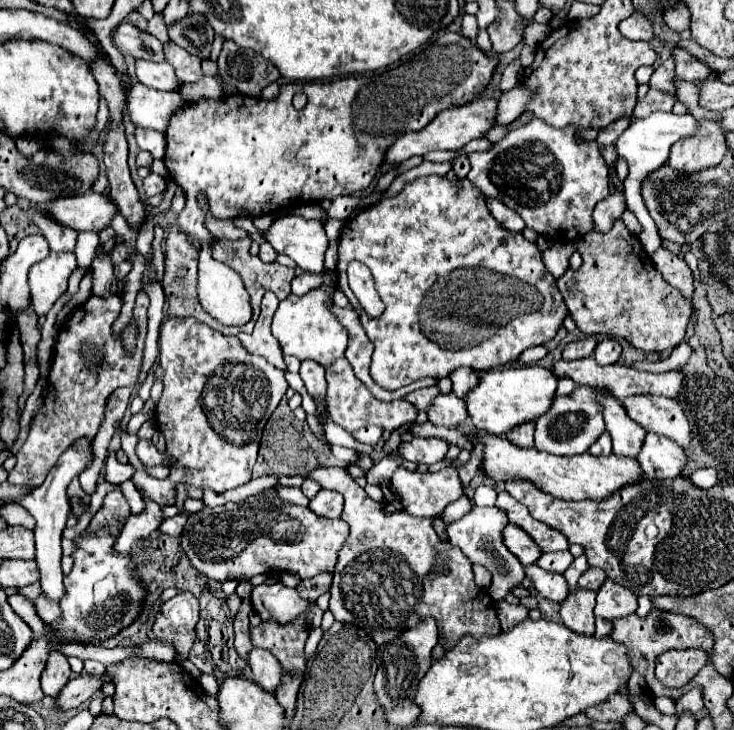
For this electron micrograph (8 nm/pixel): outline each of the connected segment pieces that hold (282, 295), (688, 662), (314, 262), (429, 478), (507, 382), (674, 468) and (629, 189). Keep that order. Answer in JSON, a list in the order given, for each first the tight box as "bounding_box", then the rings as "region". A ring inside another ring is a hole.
[{"bounding_box":[212,237,294,317],"region":[[[244,237],[244,239],[238,239],[238,241],[228,241],[228,239],[216,239],[212,241],[212,257],[222,261],[222,263],[228,263],[234,271],[240,273],[244,285],[246,285],[246,291],[250,293],[250,299],[252,299],[252,307],[256,307],[258,311],[254,311],[254,317],[260,315],[260,301],[264,297],[266,291],[272,291],[278,299],[286,299],[290,295],[290,281],[294,279],[294,269],[290,267],[284,267],[280,263],[262,263],[256,255],[250,255],[248,253],[248,247],[252,244],[251,238]]]},{"bounding_box":[656,649,707,687],"region":[[[700,649],[670,650],[656,659],[656,679],[668,687],[684,687],[707,664],[707,653]]]},{"bounding_box":[262,215,328,273],"region":[[[284,215],[272,221],[262,237],[274,247],[274,251],[292,257],[300,269],[308,273],[322,273],[328,239],[320,221]]]},{"bounding_box":[390,467,462,517],"region":[[[398,467],[390,481],[398,489],[398,493],[402,495],[402,507],[414,517],[434,517],[434,515],[442,513],[444,507],[448,507],[454,499],[462,497],[462,485],[458,479],[458,471],[452,467],[440,469],[436,473],[430,473],[430,471],[416,473],[416,471],[408,471],[404,467]]]},{"bounding_box":[466,365,558,435],"region":[[[532,365],[532,367],[494,367],[494,371],[484,371],[478,379],[478,387],[466,393],[466,409],[472,419],[472,425],[478,431],[486,431],[492,435],[506,435],[516,425],[526,423],[530,419],[538,419],[544,415],[552,397],[556,395],[558,379],[550,369]]]},{"bounding_box":[636,433,686,479],"region":[[[646,433],[642,451],[636,461],[648,479],[672,479],[678,477],[686,465],[686,453],[678,443],[666,439],[664,435]]]},{"bounding_box":[614,113,698,253],"region":[[[652,113],[644,119],[634,119],[630,123],[630,127],[614,141],[614,149],[616,149],[616,155],[620,159],[624,159],[628,163],[629,174],[623,181],[623,188],[625,189],[624,197],[626,197],[626,205],[630,211],[634,211],[636,219],[640,221],[642,225],[642,233],[640,233],[640,241],[646,249],[646,253],[654,253],[658,247],[660,247],[660,235],[658,235],[658,227],[656,223],[652,221],[652,217],[648,215],[646,207],[644,207],[644,201],[640,197],[640,185],[642,181],[652,173],[656,171],[658,167],[662,167],[662,163],[668,161],[668,153],[670,153],[670,147],[684,139],[684,137],[690,137],[698,127],[698,121],[686,113],[686,115],[674,115],[674,113]]]}]

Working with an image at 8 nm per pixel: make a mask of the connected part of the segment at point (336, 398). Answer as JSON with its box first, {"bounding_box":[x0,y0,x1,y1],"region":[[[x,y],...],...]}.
{"bounding_box":[326,359,416,433],"region":[[[336,359],[328,369],[326,369],[326,381],[328,381],[328,389],[326,389],[326,409],[328,415],[334,423],[338,423],[340,427],[344,427],[348,433],[354,433],[356,429],[364,427],[364,425],[378,425],[384,429],[392,429],[392,427],[400,427],[404,425],[404,421],[416,419],[416,407],[408,401],[380,401],[376,399],[366,385],[354,375],[350,363],[346,363],[346,359]]]}

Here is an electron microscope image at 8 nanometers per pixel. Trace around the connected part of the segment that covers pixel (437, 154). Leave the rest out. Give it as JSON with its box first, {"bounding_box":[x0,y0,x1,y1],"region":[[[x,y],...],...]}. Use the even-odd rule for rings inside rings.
{"bounding_box":[423,151,459,162],"region":[[[432,151],[423,156],[424,160],[431,162],[451,161],[459,154],[459,151]]]}

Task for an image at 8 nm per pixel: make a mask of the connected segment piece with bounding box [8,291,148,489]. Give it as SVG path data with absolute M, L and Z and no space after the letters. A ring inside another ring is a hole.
M138 291L134 313L130 325L136 325L138 339L136 347L128 351L122 343L122 333L114 335L112 325L118 319L122 309L120 295L110 297L90 297L84 305L80 305L72 317L64 323L58 333L54 355L48 373L48 387L44 395L42 409L34 415L28 437L20 451L16 453L16 467L8 473L10 485L24 485L24 487L40 487L46 479L48 471L56 465L58 457L72 447L74 441L80 437L94 439L100 423L104 421L104 409L108 405L108 397L118 387L134 385L138 379L138 369L141 367L143 349L146 339L146 309L148 309L148 295Z

